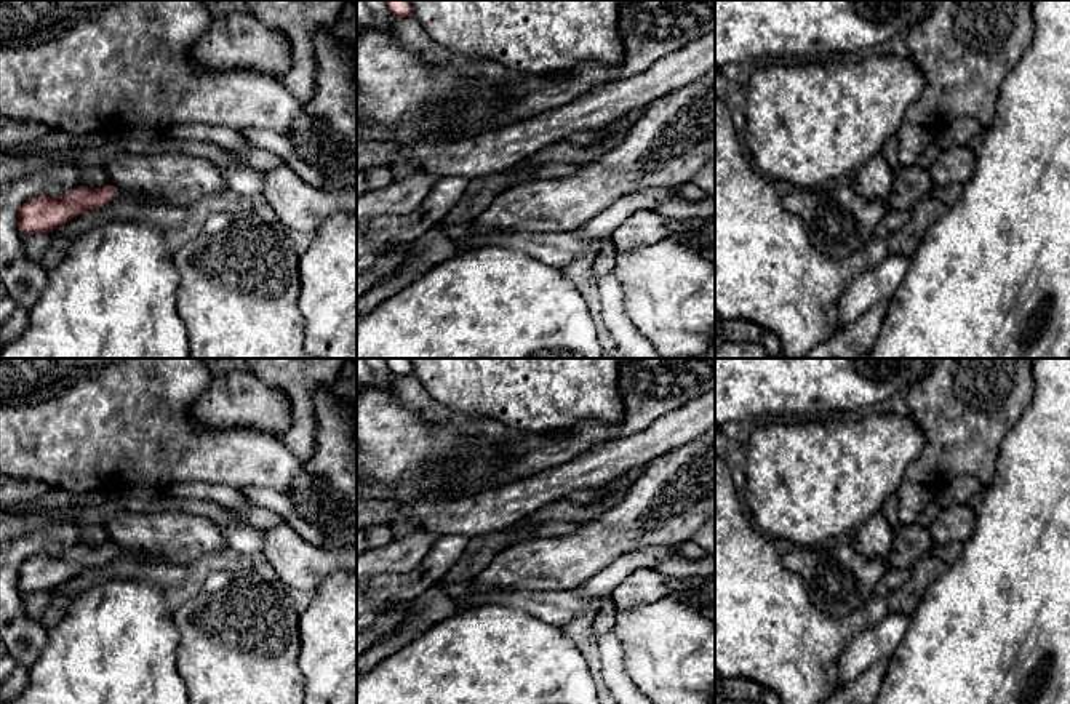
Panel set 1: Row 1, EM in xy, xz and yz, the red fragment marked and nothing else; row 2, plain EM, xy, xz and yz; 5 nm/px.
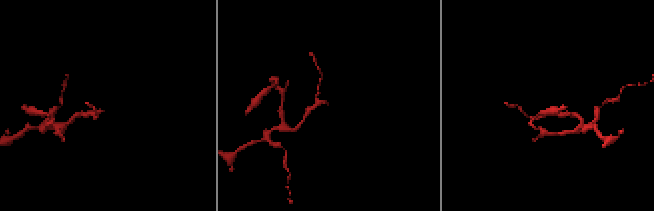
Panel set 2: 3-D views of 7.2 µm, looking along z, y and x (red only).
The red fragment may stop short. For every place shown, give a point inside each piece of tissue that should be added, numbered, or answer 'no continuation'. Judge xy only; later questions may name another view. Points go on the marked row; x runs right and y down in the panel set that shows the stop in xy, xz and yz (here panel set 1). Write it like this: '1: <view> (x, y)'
1: xy (120, 194)

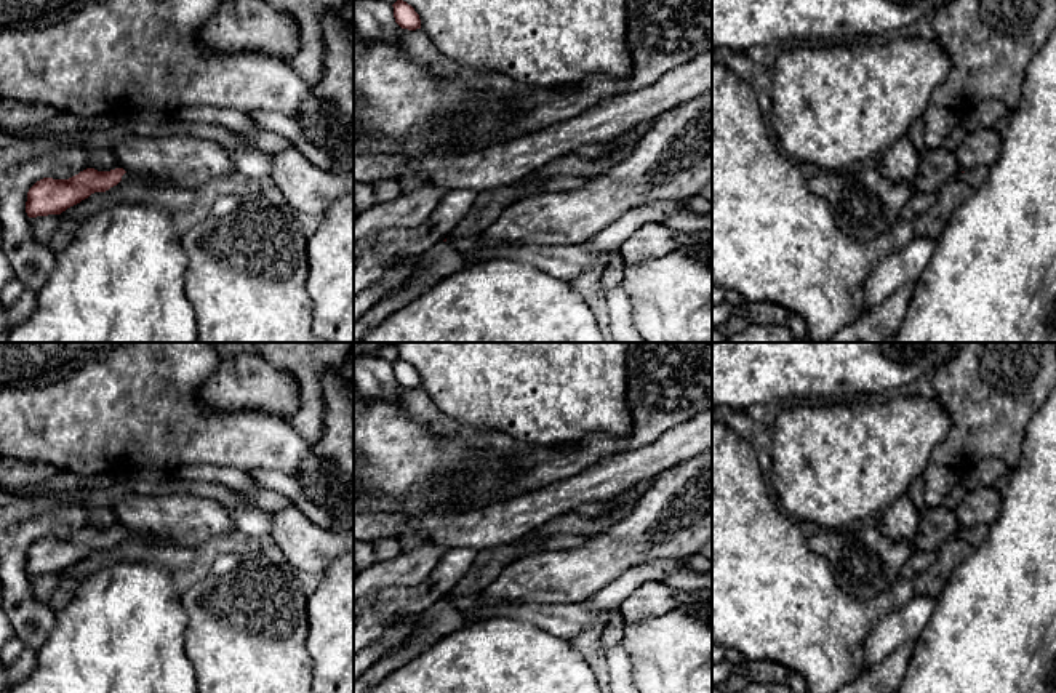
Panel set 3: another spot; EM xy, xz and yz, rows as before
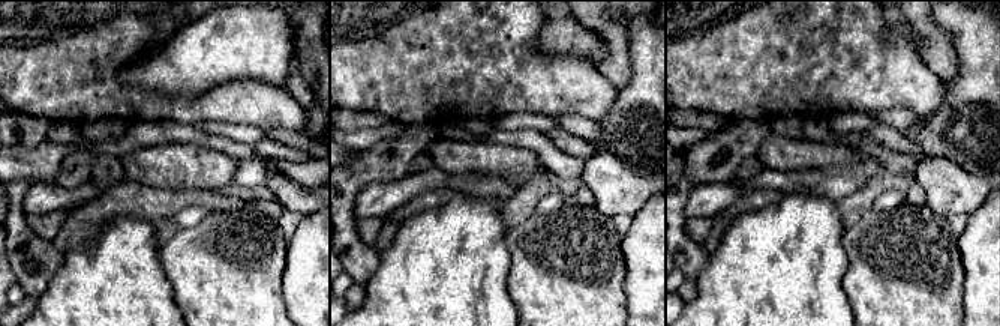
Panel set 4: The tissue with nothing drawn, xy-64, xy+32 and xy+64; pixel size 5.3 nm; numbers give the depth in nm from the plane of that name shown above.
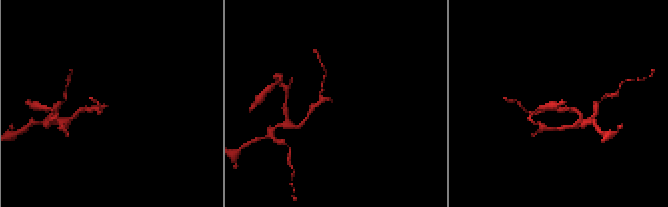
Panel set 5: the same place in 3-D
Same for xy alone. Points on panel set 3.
1: xy (128, 176)

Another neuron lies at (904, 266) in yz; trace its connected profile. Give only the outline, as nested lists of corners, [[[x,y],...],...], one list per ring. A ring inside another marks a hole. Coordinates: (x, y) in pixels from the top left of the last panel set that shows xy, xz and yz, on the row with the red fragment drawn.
[[[915,235],[907,246],[885,256],[864,280],[866,310],[870,312],[904,285],[917,282],[933,251],[933,240]]]

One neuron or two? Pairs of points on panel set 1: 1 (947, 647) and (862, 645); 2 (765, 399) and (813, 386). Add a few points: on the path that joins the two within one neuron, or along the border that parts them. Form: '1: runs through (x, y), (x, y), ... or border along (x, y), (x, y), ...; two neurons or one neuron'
1: border along (909, 618), (904, 639), (890, 656); two neurons
2: runs through (776, 388), (802, 386); one neuron

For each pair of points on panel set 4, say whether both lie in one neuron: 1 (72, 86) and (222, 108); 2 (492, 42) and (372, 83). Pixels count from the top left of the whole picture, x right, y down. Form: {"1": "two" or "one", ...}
{"1": "one", "2": "one"}

